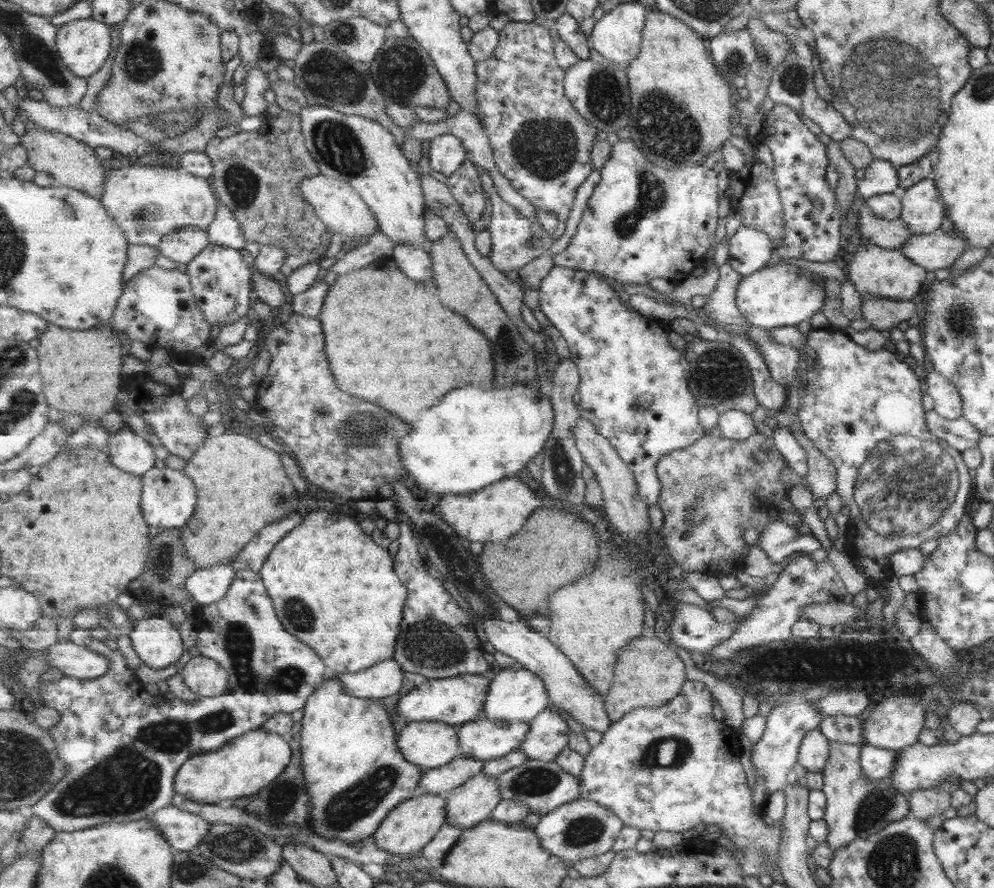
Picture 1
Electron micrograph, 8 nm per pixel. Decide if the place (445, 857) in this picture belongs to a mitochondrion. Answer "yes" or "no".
no

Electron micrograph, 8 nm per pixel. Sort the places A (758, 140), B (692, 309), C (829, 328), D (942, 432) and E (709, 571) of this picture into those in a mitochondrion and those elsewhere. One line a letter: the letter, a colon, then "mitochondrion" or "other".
A: other
B: other
C: other
D: mitochondrion
E: other

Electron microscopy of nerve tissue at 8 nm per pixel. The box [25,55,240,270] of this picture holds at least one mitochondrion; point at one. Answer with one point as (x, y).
(140, 215)

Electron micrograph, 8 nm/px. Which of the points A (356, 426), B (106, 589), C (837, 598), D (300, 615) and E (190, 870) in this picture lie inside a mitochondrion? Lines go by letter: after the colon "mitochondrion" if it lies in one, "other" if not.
A: mitochondrion
B: other
C: other
D: mitochondrion
E: mitochondrion

